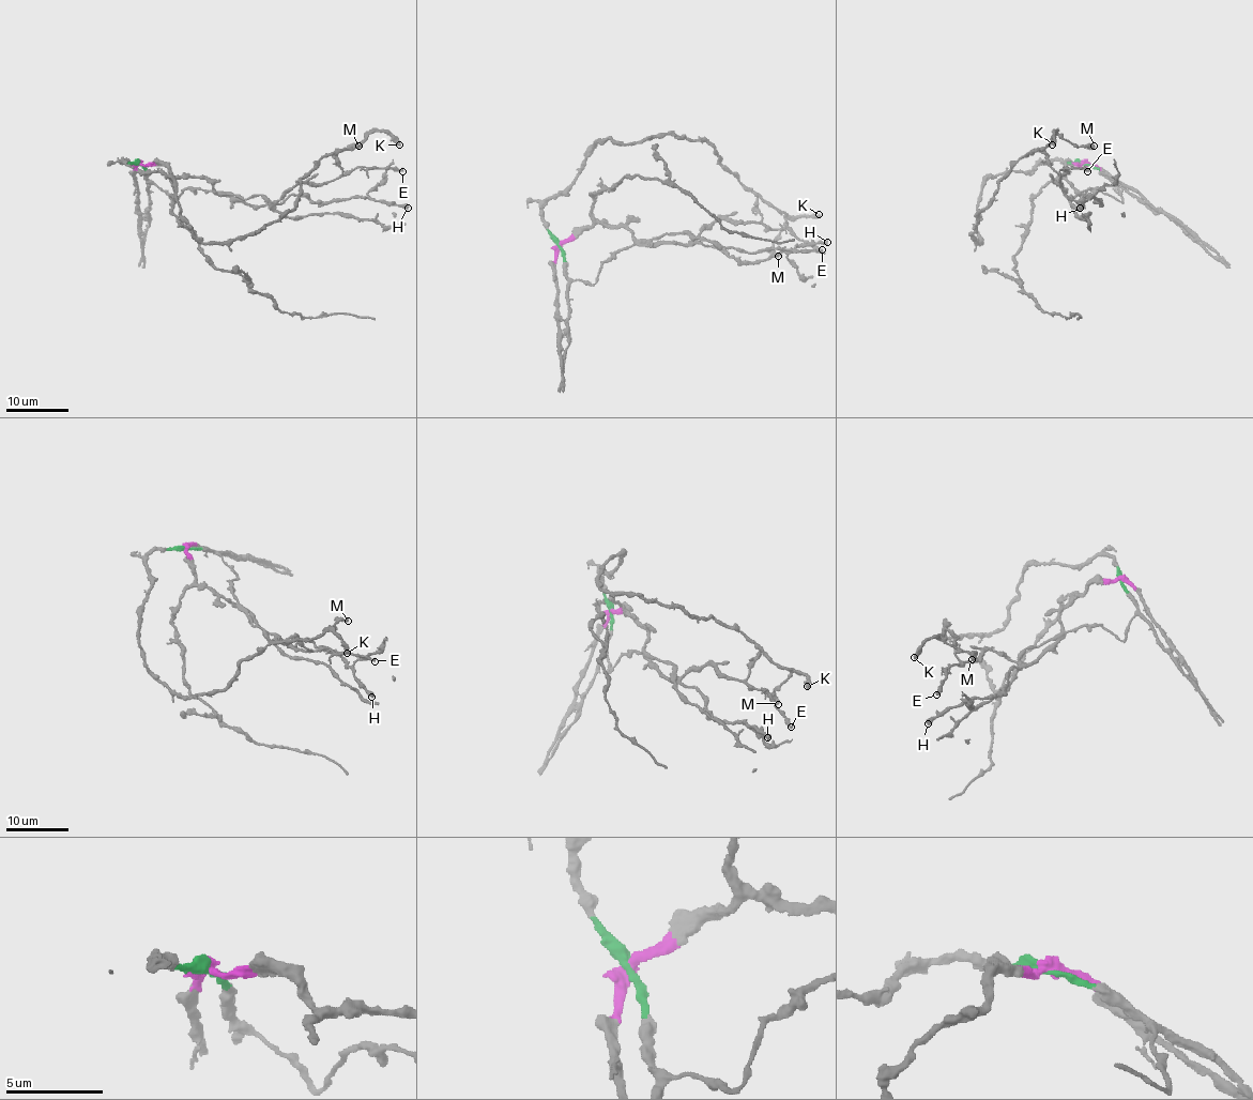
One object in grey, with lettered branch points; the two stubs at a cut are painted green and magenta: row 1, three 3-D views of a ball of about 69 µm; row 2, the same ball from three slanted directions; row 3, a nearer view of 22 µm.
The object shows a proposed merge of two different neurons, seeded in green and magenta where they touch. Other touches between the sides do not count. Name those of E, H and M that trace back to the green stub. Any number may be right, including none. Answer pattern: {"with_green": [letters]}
{"with_green": ["M"]}

